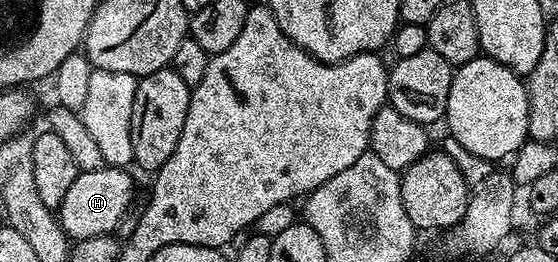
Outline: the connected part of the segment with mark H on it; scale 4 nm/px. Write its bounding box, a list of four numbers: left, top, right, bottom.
[57,165,131,241]

